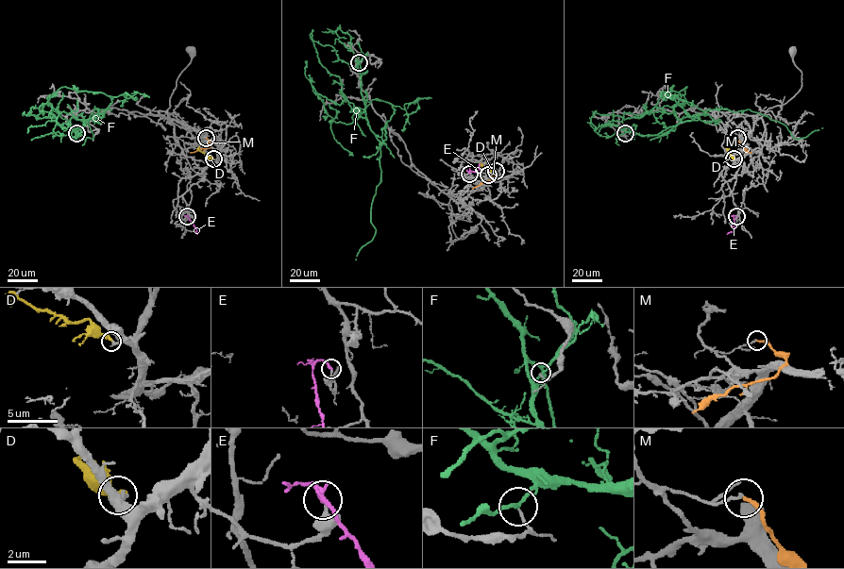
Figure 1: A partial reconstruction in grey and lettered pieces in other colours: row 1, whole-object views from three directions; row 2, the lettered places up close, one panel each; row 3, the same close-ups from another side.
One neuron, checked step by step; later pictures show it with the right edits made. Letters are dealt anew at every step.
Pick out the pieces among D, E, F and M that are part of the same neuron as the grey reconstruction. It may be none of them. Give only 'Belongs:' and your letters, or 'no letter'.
Belongs: D, E

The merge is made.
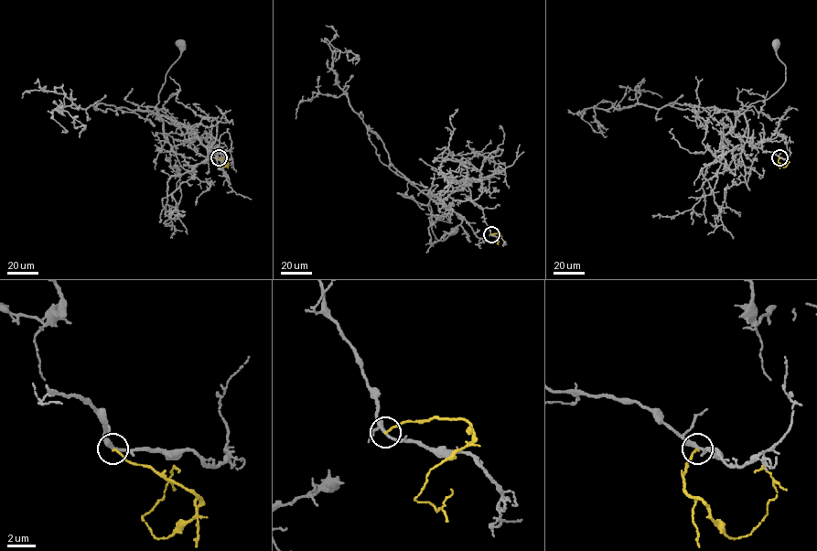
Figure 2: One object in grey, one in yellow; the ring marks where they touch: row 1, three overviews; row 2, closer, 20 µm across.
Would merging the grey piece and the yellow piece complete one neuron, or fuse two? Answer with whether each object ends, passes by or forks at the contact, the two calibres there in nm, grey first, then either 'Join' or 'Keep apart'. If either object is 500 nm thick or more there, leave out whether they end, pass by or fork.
At the ring grey passes by. At the ring yellow ends. Thickness 280 nm (grey) against 160 nm. Keep apart

